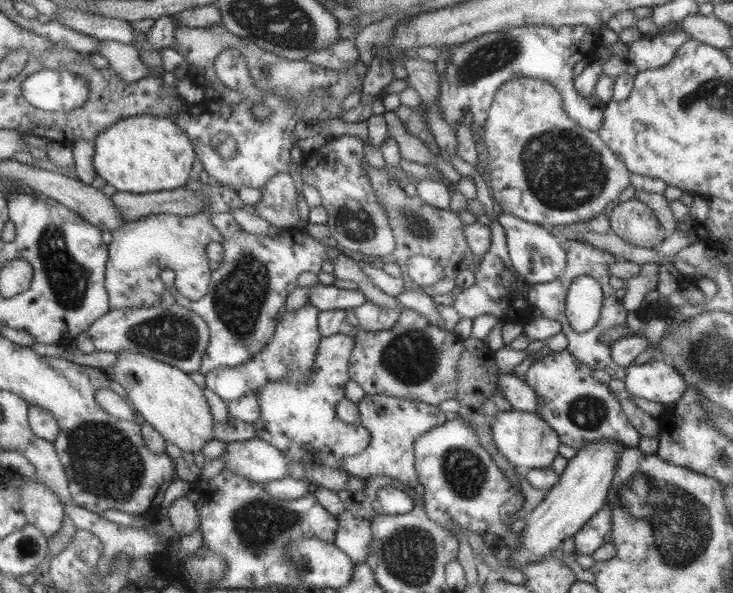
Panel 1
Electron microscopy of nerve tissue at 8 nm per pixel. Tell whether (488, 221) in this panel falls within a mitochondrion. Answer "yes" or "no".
no

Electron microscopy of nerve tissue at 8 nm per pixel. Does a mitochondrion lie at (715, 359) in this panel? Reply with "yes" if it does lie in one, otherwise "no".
yes

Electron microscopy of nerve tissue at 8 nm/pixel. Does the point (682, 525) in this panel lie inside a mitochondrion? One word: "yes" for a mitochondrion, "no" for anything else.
yes

